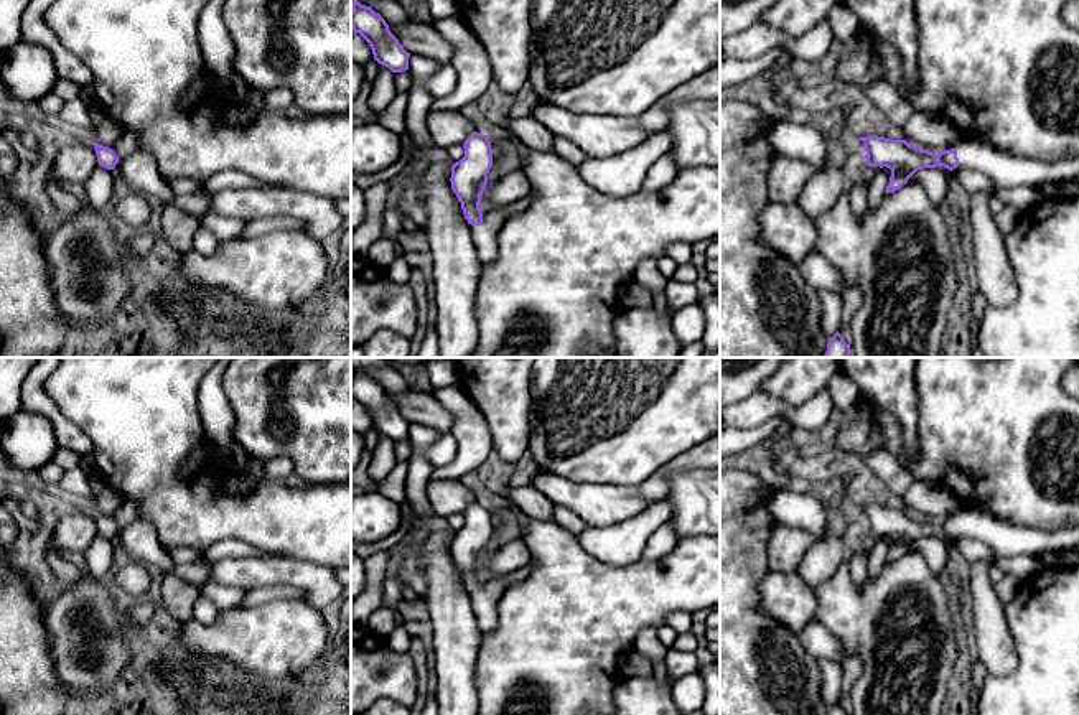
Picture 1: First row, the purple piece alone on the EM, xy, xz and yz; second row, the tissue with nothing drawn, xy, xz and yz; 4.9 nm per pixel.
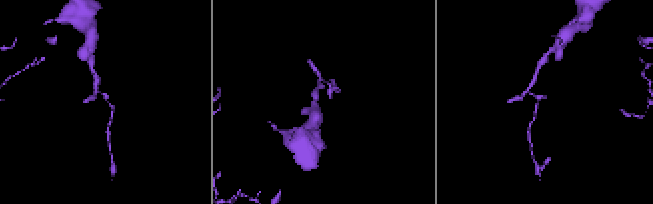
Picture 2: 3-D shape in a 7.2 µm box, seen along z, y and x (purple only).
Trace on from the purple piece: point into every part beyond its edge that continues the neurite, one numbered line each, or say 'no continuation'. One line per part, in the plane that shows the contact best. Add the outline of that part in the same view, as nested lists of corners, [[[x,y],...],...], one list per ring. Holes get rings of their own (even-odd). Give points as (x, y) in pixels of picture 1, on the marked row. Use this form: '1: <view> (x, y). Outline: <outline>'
1: xz (485, 238). Outline: [[[496,206],[483,213],[481,226],[468,224],[471,231],[471,241],[476,250],[476,259],[481,269],[488,267],[496,259],[497,232],[502,227],[504,221],[504,206]]]

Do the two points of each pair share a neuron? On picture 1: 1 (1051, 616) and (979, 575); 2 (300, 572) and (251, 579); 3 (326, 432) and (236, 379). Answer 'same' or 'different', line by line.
1: different
2: same
3: same

